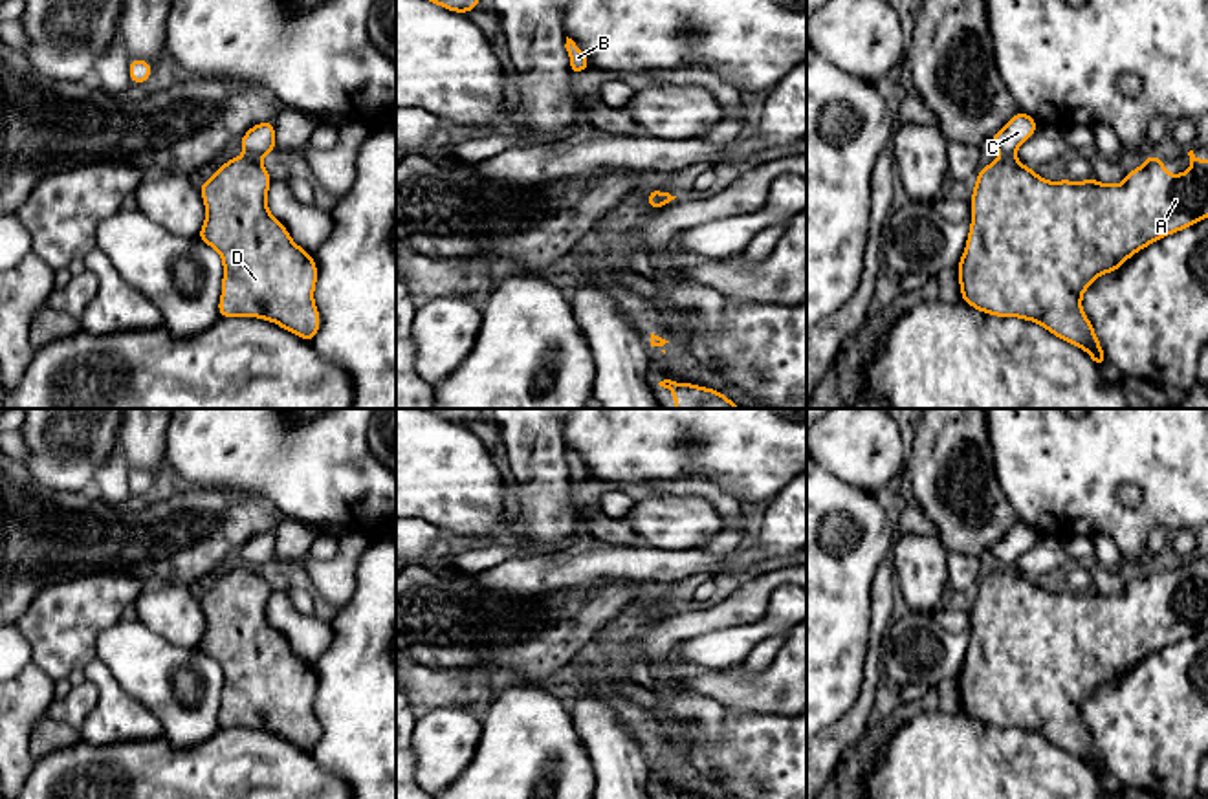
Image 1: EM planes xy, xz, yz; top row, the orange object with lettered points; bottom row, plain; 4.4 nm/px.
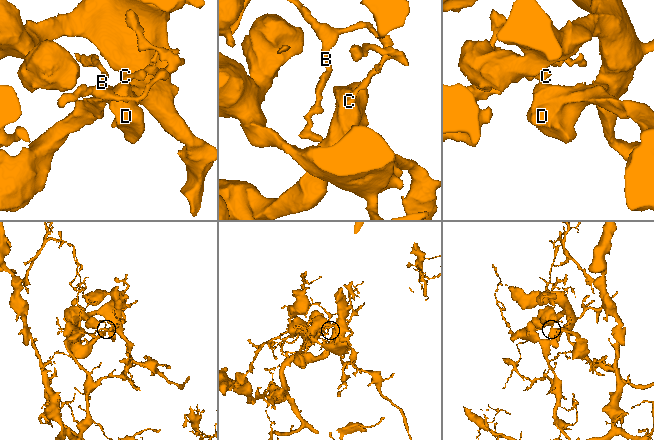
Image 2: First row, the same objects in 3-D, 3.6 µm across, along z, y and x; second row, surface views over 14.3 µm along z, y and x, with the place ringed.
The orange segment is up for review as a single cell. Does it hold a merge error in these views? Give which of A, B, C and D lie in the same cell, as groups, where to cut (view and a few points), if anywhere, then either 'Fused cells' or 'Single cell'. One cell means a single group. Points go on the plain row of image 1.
Groups: A D / B C. Split along xy (246, 563), (259, 567). Fused cells

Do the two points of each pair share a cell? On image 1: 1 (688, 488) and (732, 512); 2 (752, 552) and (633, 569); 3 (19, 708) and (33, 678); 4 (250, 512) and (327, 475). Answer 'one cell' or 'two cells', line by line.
1: one cell
2: one cell
3: one cell
4: two cells

